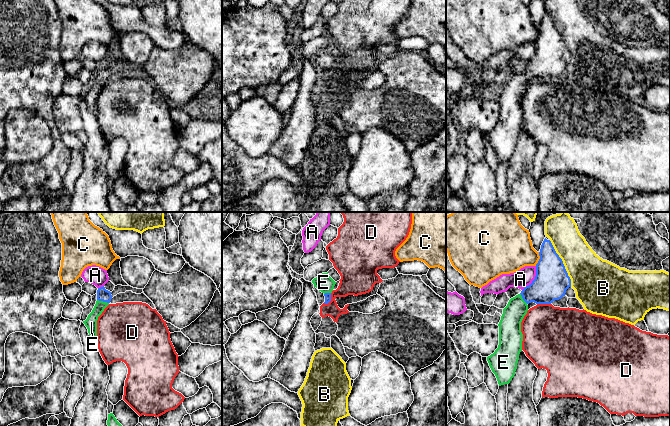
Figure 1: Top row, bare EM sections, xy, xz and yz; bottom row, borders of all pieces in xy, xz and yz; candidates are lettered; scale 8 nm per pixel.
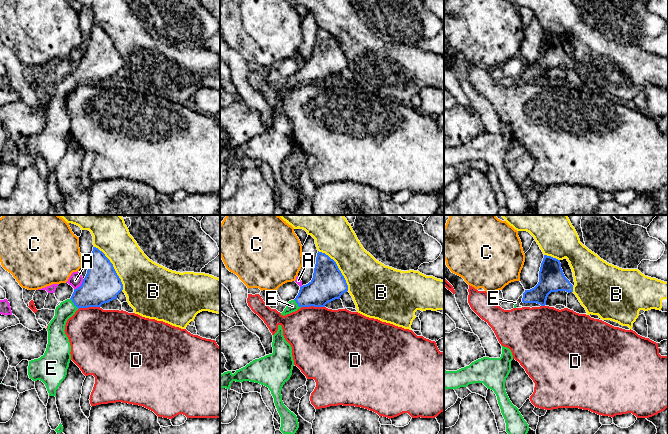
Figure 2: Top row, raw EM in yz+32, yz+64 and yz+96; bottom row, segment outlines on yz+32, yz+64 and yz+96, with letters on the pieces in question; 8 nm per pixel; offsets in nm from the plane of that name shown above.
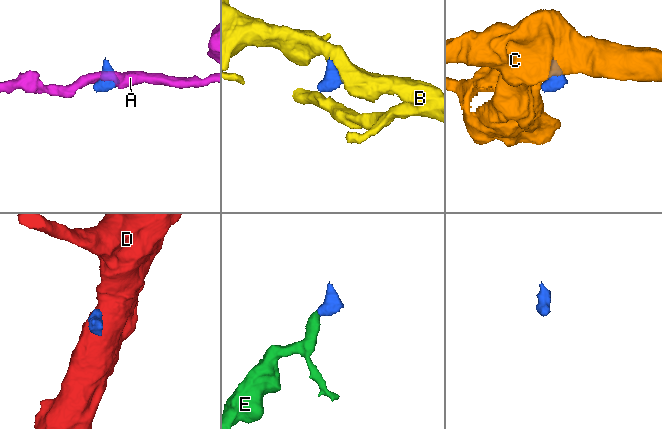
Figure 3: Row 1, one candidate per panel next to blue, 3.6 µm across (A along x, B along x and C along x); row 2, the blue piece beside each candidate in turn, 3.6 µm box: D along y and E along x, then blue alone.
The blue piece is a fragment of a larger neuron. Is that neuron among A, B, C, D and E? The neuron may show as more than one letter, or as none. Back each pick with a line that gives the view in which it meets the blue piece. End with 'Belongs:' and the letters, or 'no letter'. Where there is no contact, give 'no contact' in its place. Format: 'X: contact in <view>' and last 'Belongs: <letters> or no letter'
E: contact in xy
Belongs: E

